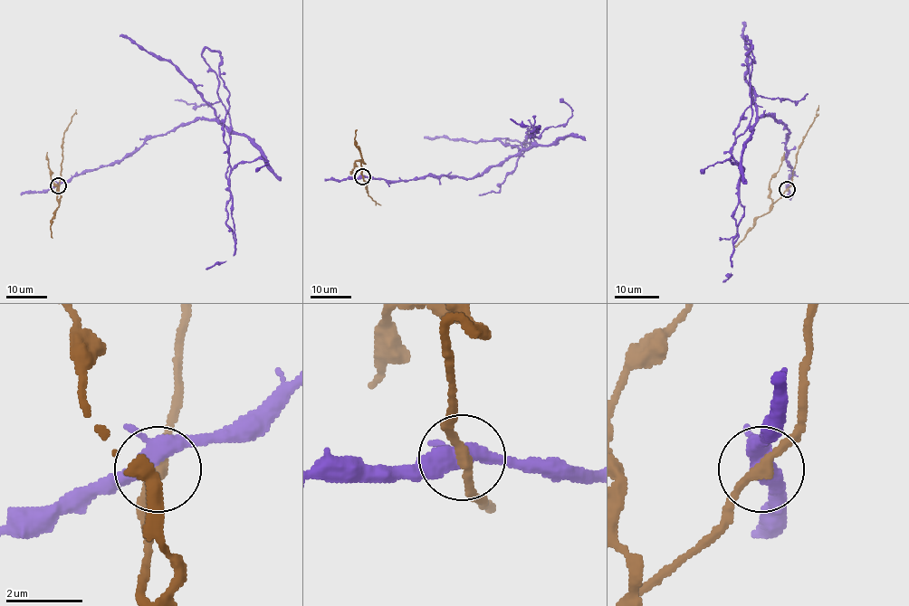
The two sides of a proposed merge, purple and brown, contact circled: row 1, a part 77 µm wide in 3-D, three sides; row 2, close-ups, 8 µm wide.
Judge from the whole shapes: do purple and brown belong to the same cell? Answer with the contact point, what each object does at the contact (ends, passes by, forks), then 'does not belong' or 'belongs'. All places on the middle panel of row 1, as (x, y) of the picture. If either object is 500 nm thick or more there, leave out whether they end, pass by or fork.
at (362, 176); purple forks there; brown passes by; belongs

